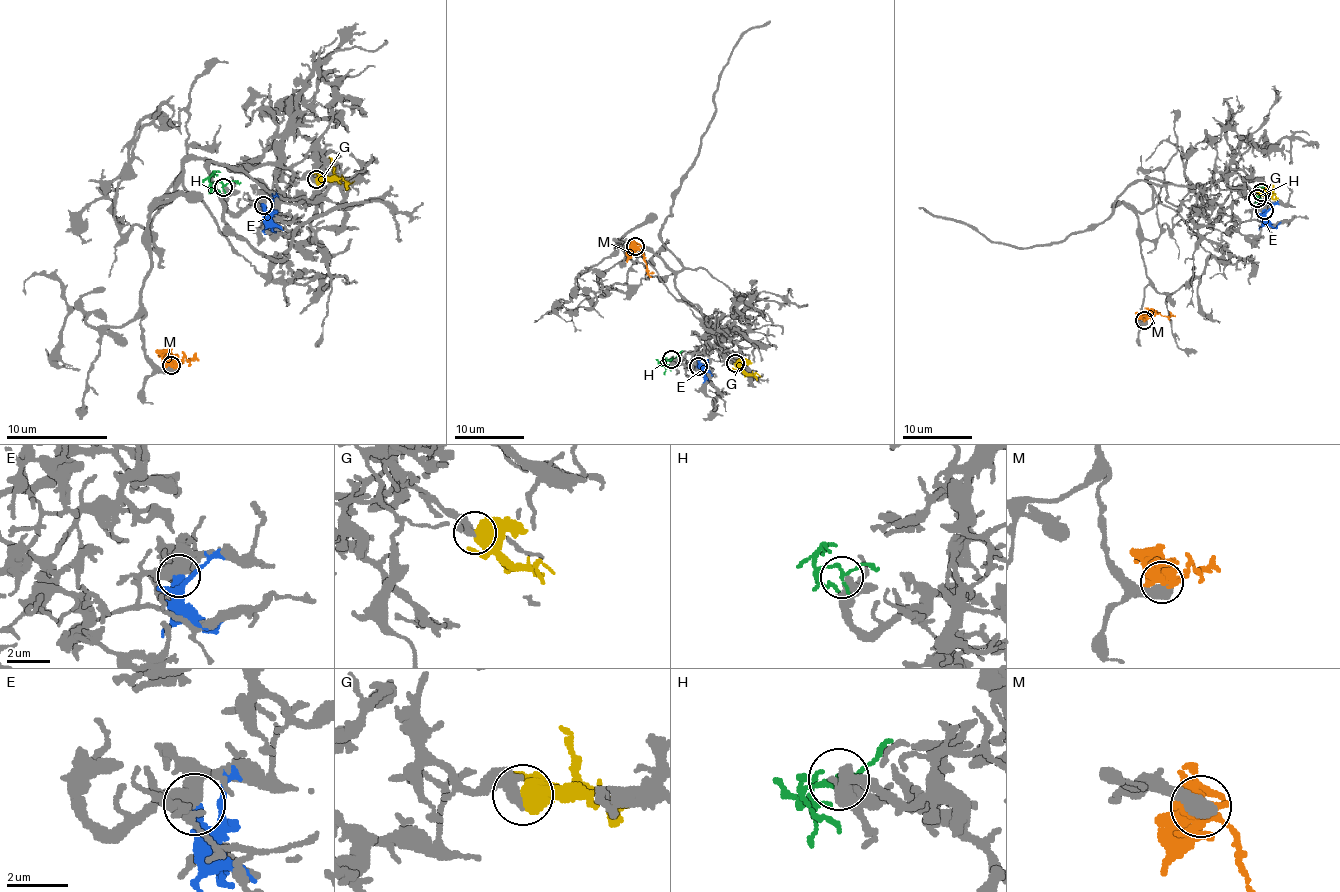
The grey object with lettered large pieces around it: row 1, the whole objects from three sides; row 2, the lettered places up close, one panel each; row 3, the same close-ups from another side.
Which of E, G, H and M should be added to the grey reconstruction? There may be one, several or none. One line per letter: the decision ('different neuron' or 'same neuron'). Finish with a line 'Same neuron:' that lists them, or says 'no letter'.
E: different neuron
G: same neuron
H: different neuron
M: different neuron
Same neuron: G

